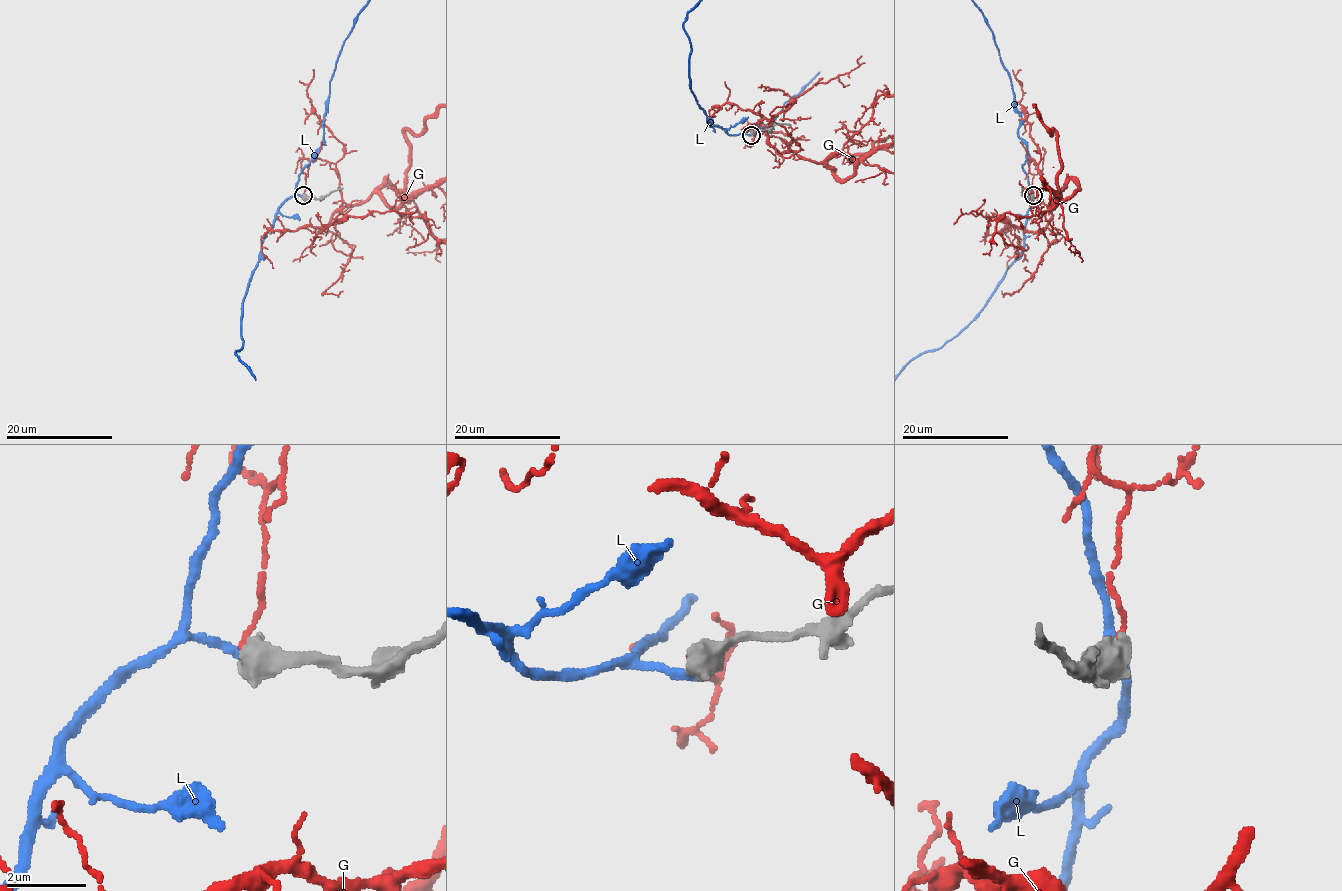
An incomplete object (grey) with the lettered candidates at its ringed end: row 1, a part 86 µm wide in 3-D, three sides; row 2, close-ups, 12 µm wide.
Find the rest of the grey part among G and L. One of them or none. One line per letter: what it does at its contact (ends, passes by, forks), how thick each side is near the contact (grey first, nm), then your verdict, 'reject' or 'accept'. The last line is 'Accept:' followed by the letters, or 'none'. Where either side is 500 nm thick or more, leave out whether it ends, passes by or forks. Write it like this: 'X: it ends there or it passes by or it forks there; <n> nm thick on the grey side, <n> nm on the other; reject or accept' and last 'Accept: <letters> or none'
G: 700 nm thick on the grey side, 110 nm on the other; reject
L: 700 nm thick on the grey side, 200 nm on the other; accept
Accept: L

